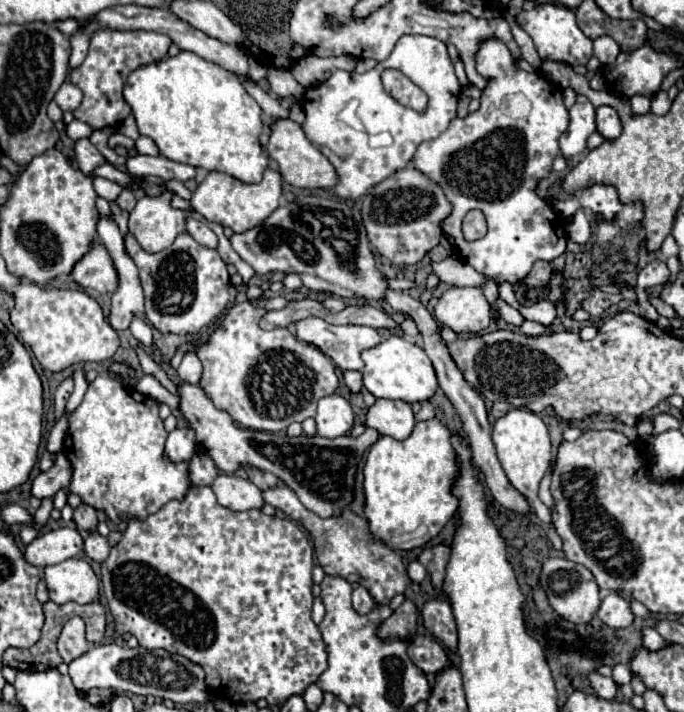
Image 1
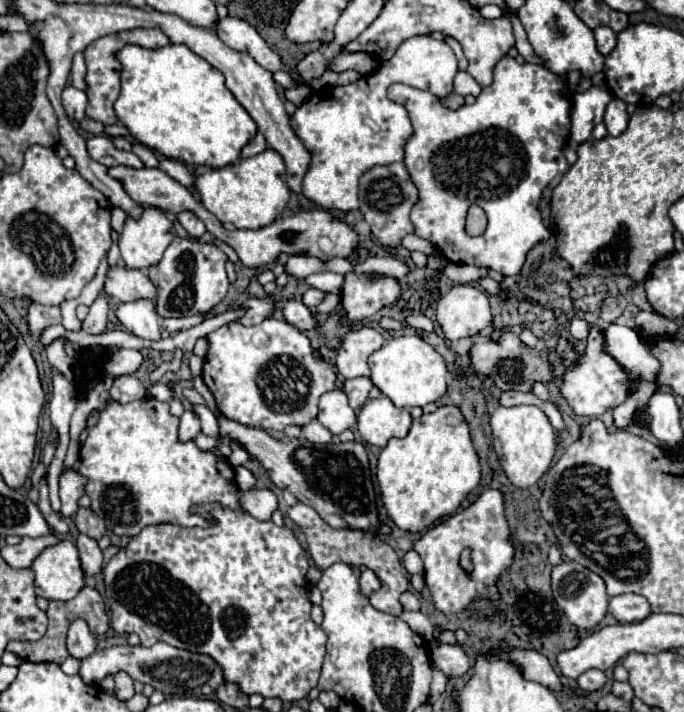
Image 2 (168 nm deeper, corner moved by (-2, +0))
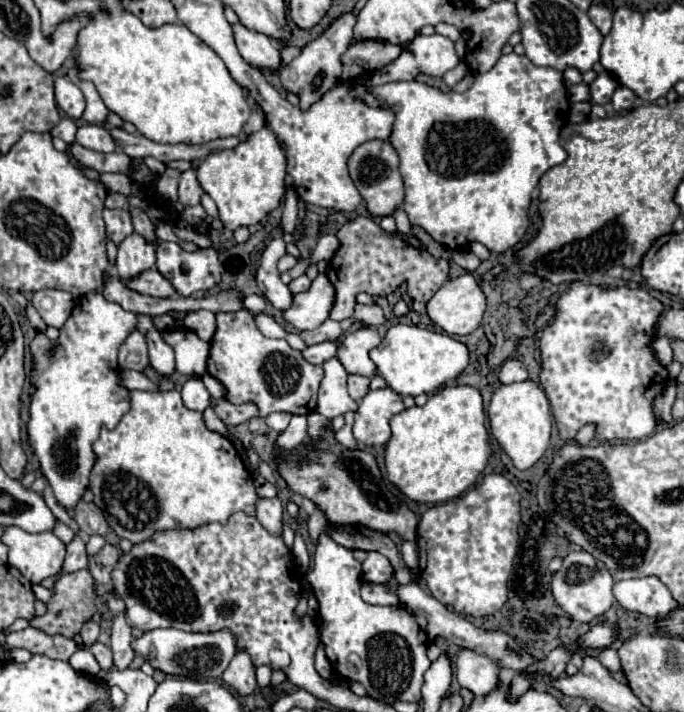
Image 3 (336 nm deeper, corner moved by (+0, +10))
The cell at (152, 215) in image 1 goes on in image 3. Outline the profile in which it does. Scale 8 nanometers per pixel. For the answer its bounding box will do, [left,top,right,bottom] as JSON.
[117,232,157,278]

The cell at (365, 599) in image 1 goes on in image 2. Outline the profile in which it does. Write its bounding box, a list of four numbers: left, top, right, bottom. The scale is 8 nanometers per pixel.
[361,570,381,596]

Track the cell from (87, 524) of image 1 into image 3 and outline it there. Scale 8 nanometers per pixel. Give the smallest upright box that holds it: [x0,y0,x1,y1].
[75,500,109,536]

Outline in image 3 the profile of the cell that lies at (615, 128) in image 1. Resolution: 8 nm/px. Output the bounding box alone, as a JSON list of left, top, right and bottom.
[611,86,635,112]

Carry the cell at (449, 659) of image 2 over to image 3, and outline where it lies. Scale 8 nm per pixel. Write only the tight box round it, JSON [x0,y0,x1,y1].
[455,648,499,696]

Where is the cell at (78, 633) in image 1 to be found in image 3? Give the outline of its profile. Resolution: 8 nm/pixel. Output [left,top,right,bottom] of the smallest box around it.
[79,620,99,646]

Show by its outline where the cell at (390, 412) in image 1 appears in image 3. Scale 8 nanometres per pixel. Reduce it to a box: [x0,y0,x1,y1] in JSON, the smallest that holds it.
[353,386,405,446]

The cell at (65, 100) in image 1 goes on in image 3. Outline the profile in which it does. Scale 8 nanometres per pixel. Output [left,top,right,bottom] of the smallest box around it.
[55,78,85,120]

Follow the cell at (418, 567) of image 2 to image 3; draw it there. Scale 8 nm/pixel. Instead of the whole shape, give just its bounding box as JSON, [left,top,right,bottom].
[401,540,417,570]

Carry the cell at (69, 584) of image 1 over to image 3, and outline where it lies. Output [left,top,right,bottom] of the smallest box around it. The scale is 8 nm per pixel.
[1,526,67,584]

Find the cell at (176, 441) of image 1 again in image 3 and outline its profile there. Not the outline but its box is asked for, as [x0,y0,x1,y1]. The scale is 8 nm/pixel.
[181,378,209,412]

